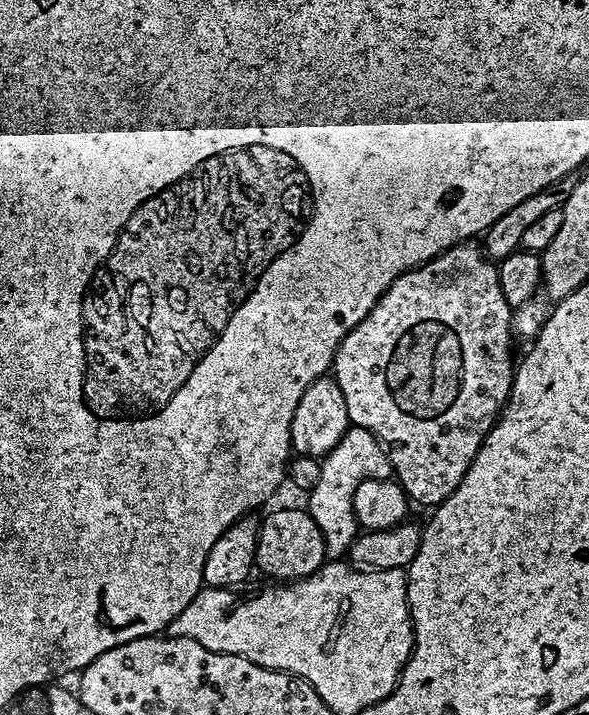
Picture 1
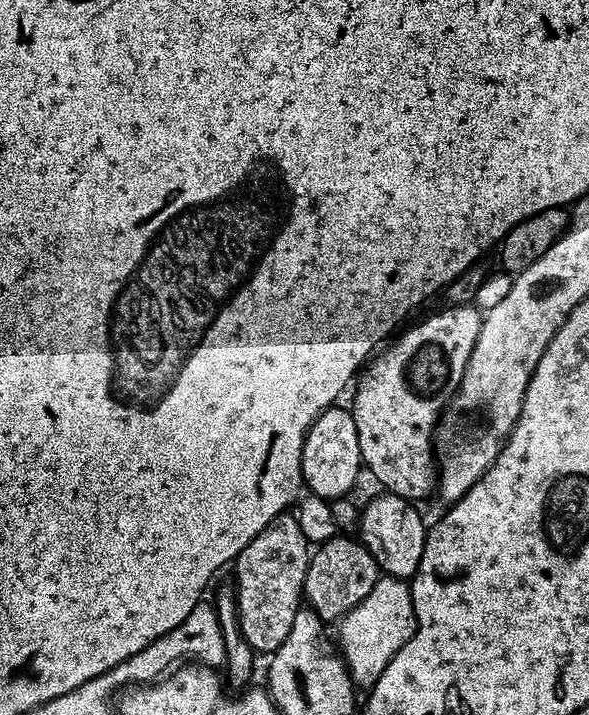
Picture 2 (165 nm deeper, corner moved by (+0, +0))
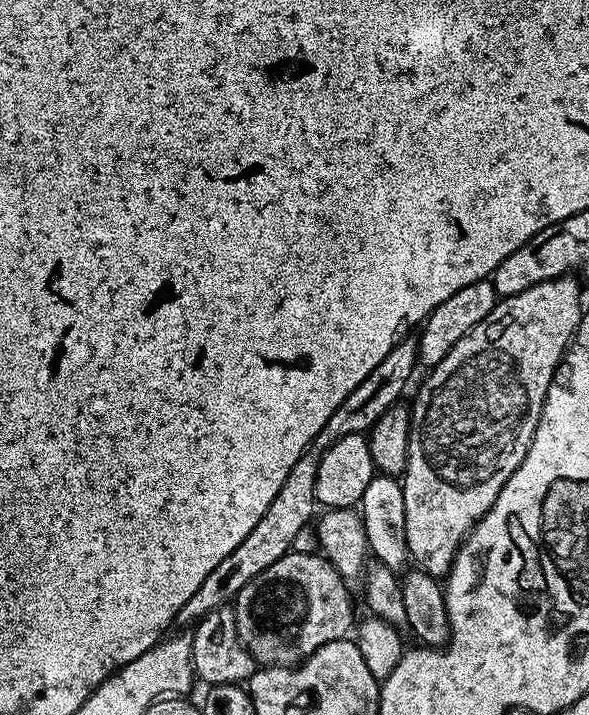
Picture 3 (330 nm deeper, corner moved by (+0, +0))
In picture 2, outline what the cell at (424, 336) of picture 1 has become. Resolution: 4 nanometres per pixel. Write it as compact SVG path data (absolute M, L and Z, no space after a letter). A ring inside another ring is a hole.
M467 304L444 306L441 309L441 312L430 313L417 324L409 323L387 347L377 351L367 361L366 367L355 381L356 393L352 396L352 404L350 403L354 426L358 426L360 459L367 475L369 472L381 484L380 488L385 493L401 496L411 502L419 502L431 492L433 495L437 487L438 473L434 459L436 422L462 382L466 362L470 362L470 350L474 350L474 342L478 342L482 319L480 309Z

